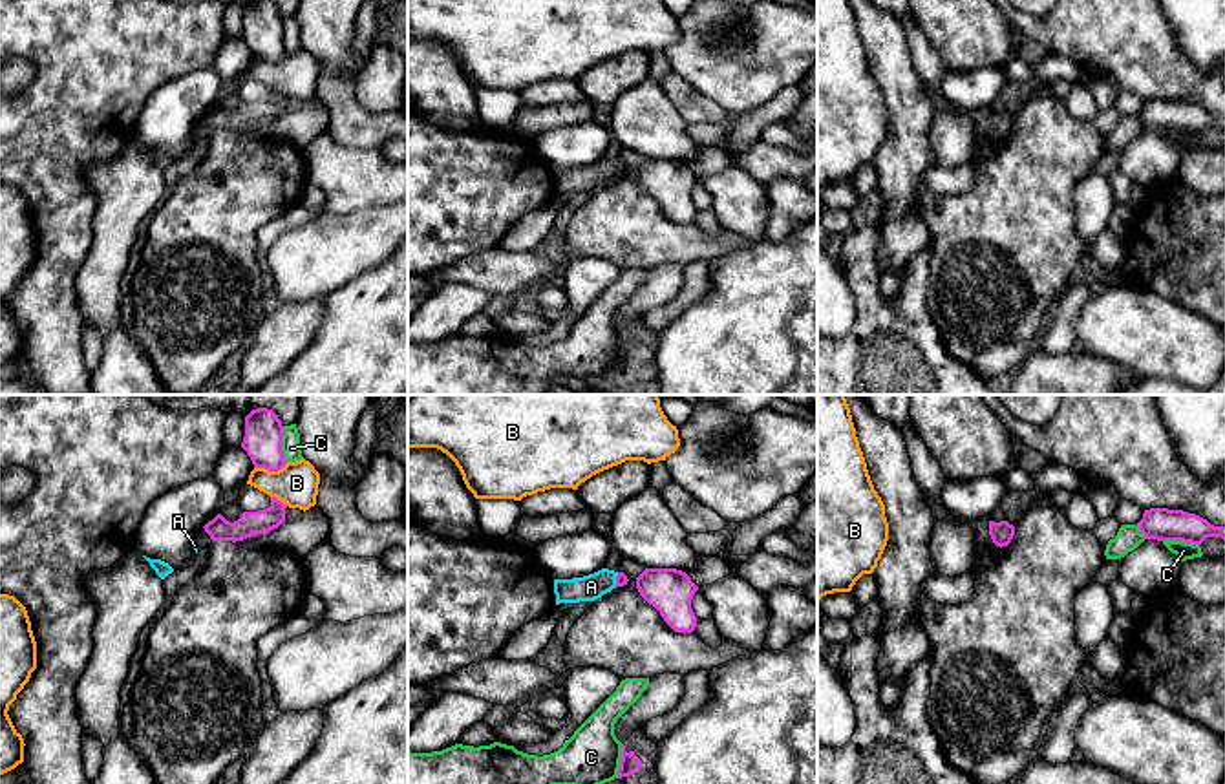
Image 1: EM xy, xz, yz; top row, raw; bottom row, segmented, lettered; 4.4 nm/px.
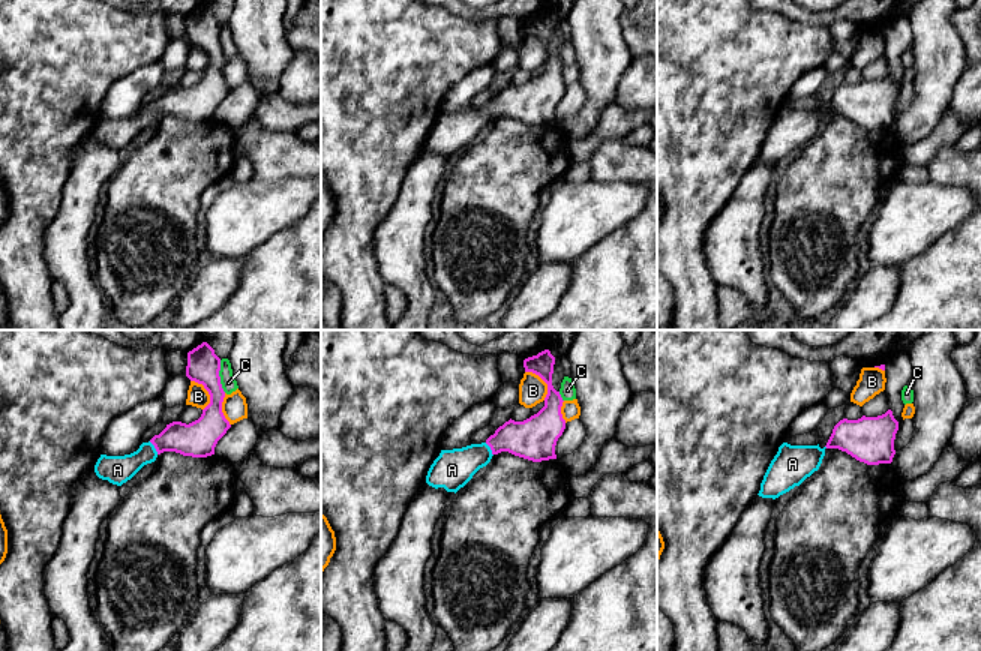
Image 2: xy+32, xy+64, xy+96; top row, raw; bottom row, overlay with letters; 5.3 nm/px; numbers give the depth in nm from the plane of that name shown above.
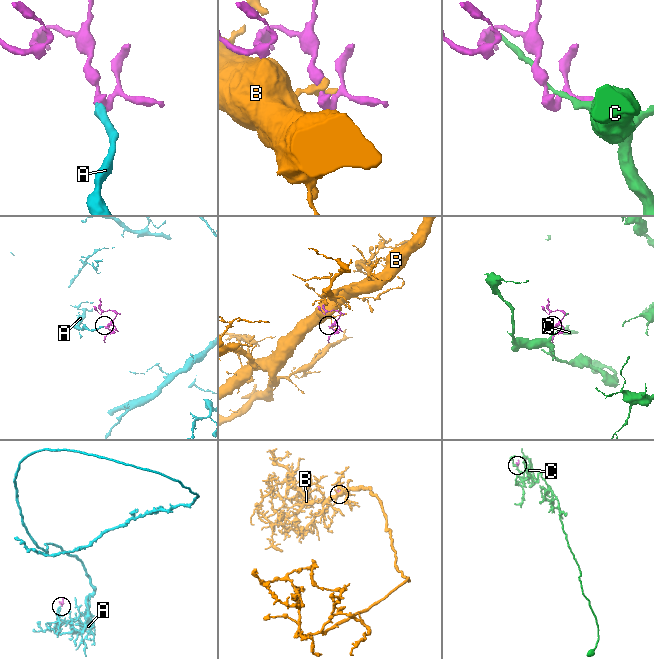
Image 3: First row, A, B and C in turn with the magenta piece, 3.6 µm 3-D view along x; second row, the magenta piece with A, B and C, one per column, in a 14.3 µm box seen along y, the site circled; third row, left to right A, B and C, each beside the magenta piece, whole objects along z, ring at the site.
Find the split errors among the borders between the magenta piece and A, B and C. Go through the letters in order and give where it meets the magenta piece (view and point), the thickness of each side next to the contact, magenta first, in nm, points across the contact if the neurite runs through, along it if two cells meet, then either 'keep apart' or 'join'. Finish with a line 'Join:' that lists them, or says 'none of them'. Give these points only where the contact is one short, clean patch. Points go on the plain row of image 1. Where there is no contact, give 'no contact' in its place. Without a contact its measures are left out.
A: contact xz (617, 170); calibres 50 and 120 nm; way xz (622, 170), (617, 170), (604, 170), (591, 178); join
B: contact xy (271, 61); calibres 170 and 190 nm; keep apart
C: contact xy (280, 35); calibres 170 and 80 nm; keep apart
Join: A

